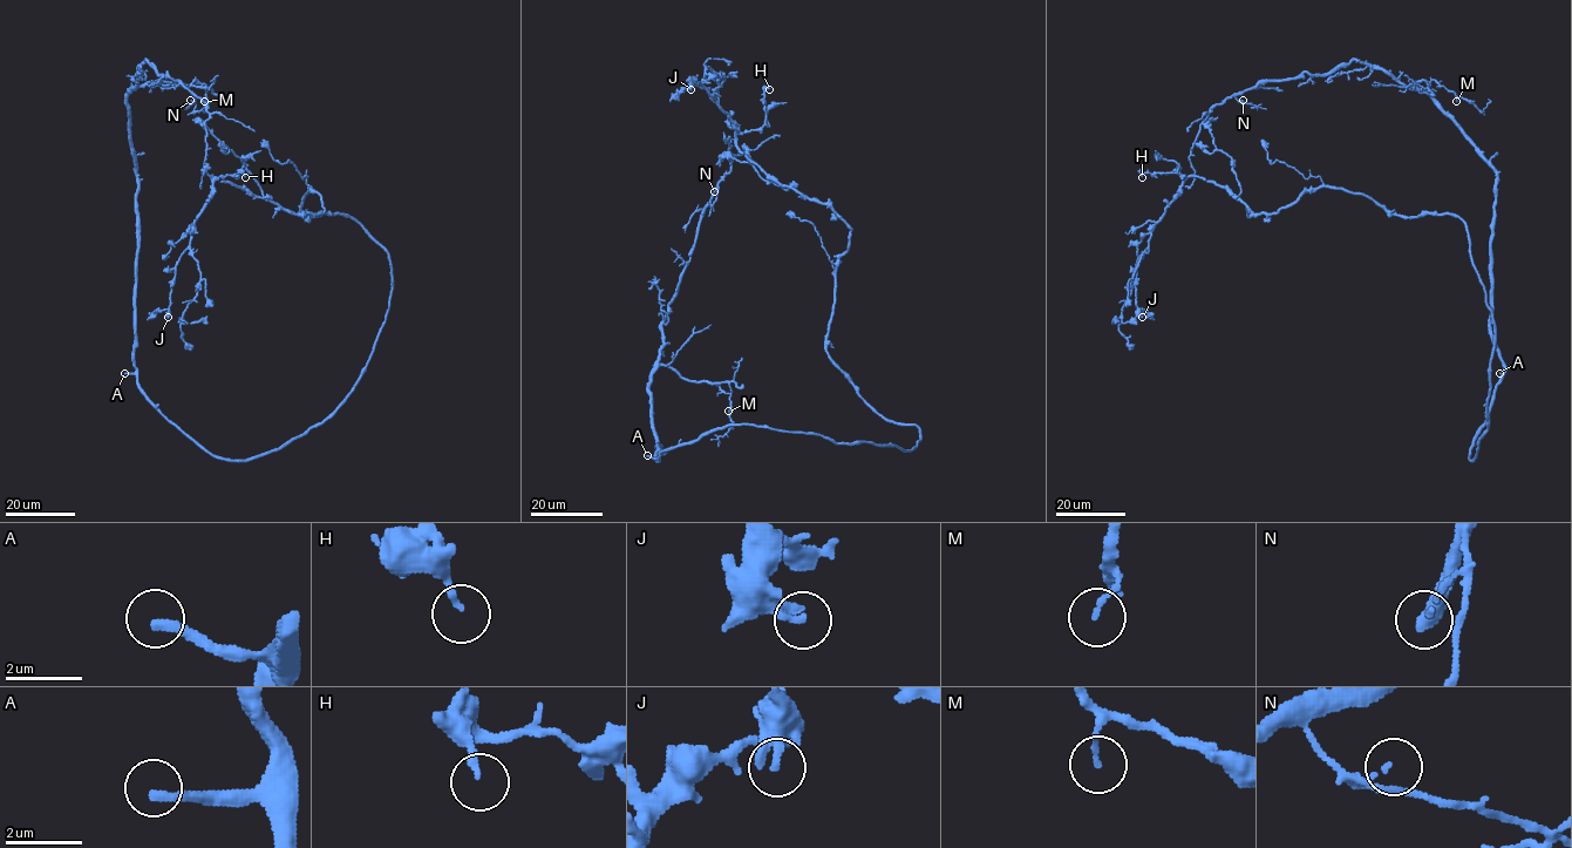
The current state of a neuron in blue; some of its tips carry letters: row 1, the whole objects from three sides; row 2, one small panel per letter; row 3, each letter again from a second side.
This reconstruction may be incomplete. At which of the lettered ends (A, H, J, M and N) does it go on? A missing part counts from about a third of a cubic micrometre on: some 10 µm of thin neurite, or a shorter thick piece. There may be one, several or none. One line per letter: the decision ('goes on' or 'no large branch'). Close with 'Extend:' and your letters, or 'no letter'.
A: goes on
H: no large branch
J: no large branch
M: no large branch
N: no large branch
Extend: A

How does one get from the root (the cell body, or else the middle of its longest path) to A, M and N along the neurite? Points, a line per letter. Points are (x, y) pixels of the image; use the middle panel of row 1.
A: (694, 241), (668, 305), (662, 347), (648, 384), (651, 422), (659, 450), (658, 445), (658, 460), (647, 455)
M: (694, 241), (662, 325), (662, 347), (659, 363), (674, 368), (686, 379), (718, 385), (730, 394), (728, 411)
N: (694, 241), (701, 211), (714, 191)

